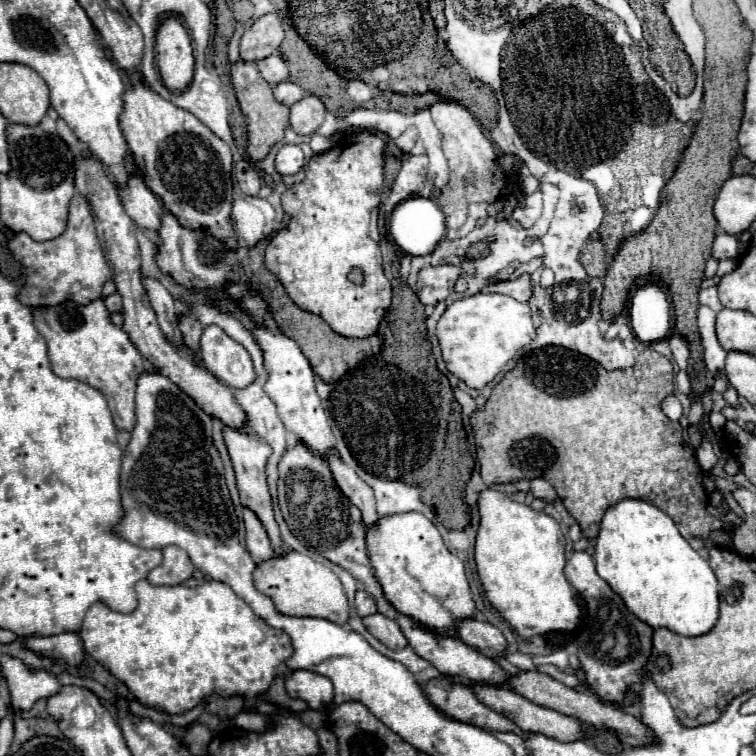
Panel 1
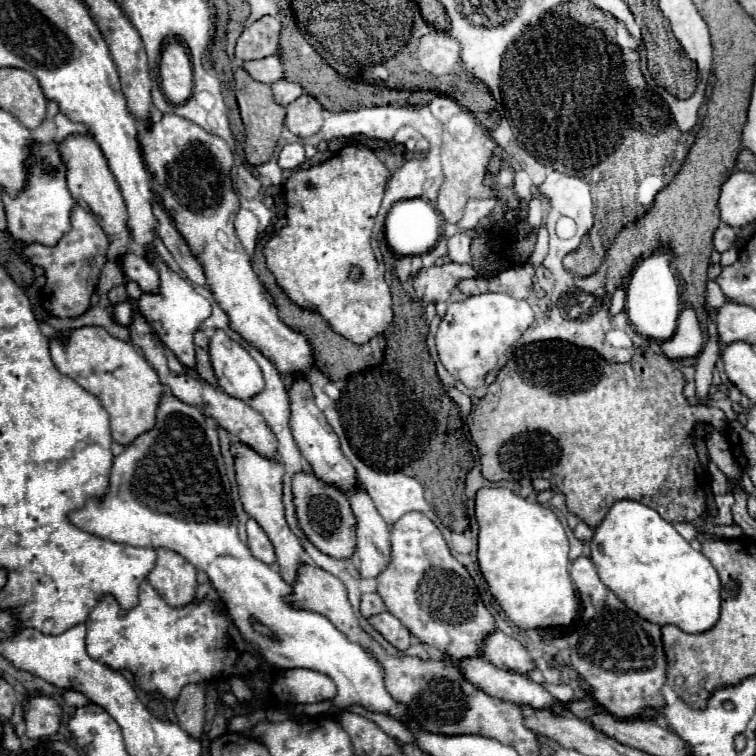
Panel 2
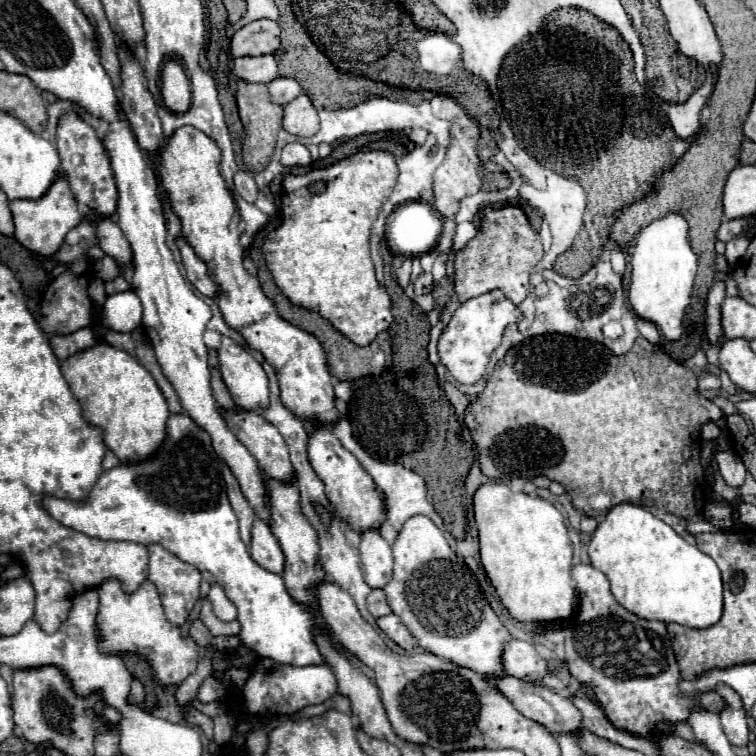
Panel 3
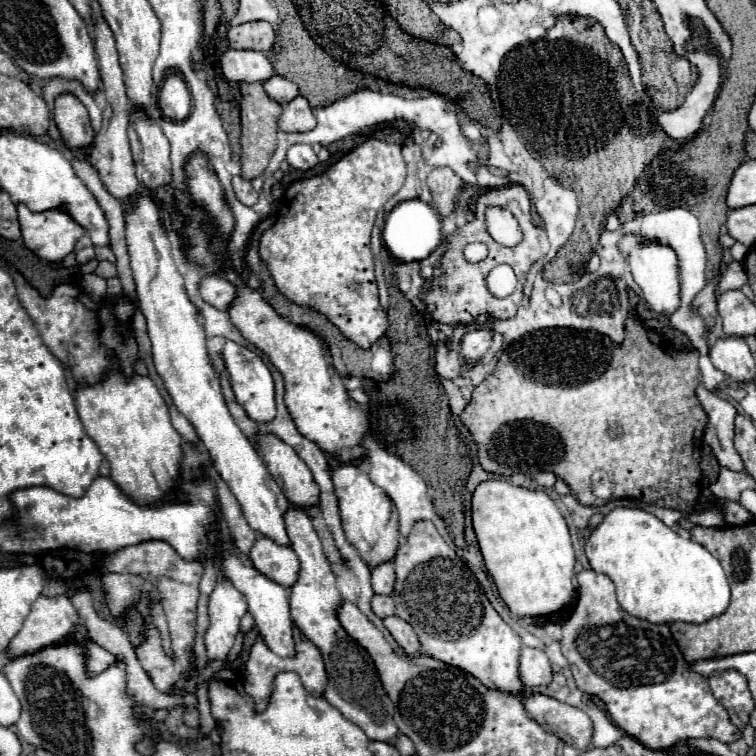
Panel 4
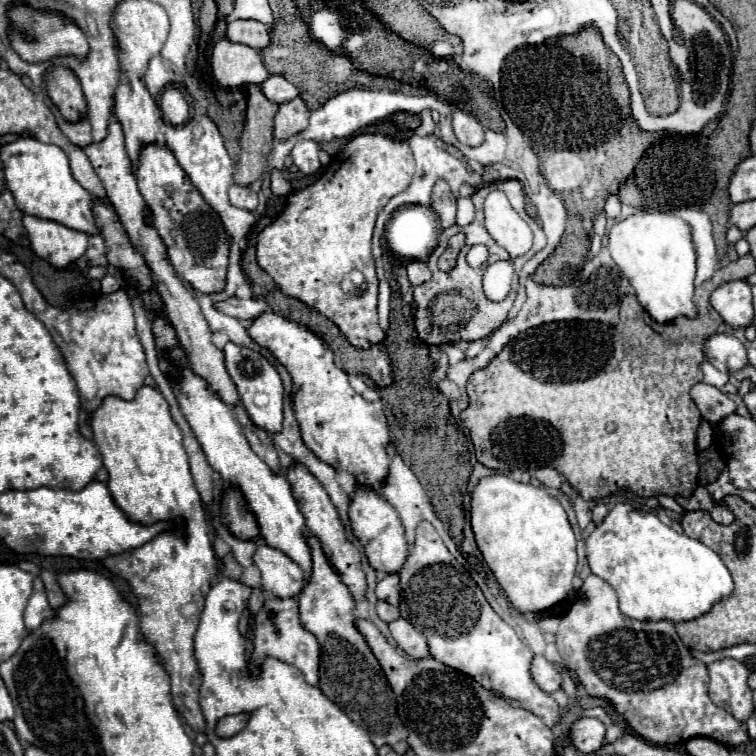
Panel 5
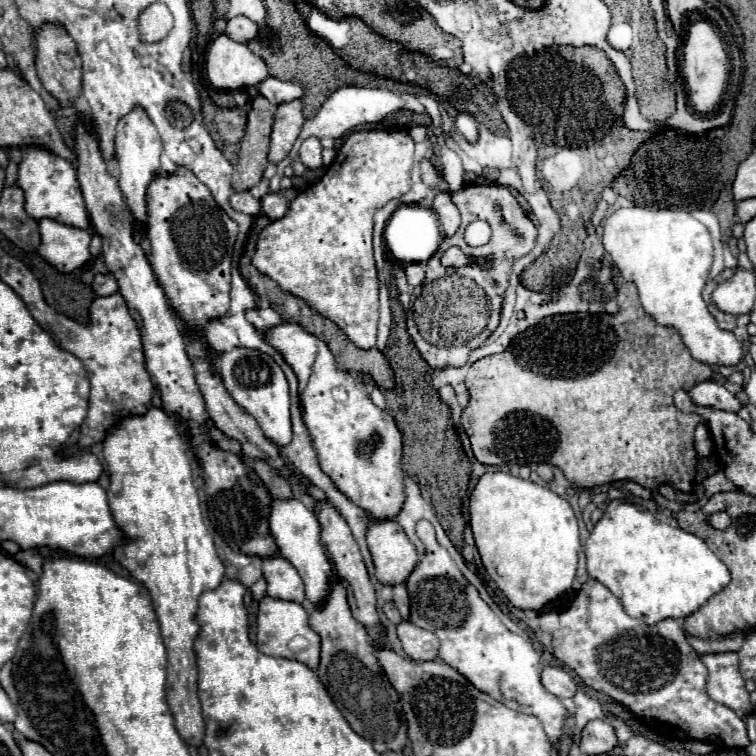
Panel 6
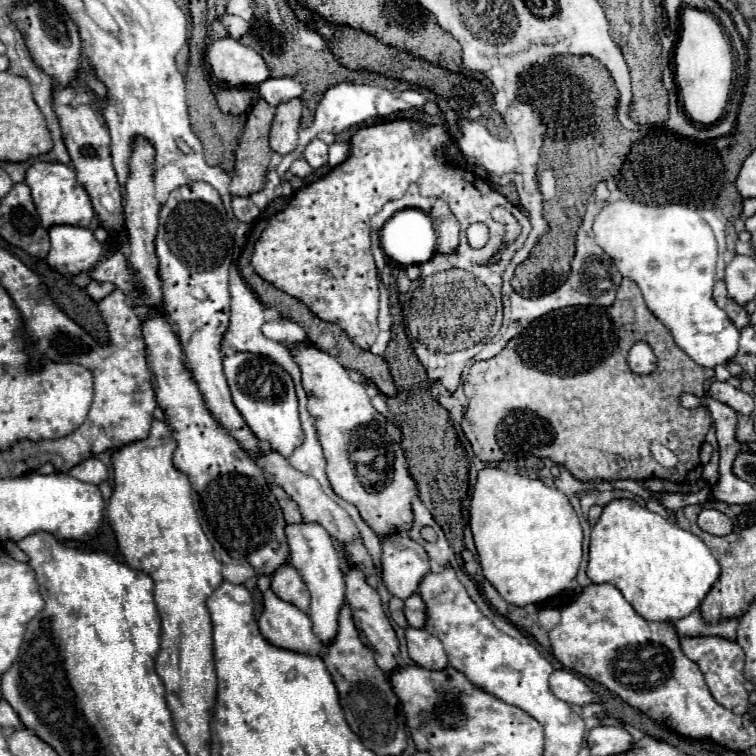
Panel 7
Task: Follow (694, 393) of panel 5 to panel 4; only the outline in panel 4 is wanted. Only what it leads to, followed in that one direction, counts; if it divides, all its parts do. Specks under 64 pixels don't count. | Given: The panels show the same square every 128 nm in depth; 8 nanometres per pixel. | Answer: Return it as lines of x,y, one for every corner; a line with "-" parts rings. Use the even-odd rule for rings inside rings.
704,386
696,388
696,396
698,396
704,412
708,414
704,442
710,444
720,466
740,472
744,468
744,464
734,448
734,418
736,418
734,404
720,398
718,394
706,390

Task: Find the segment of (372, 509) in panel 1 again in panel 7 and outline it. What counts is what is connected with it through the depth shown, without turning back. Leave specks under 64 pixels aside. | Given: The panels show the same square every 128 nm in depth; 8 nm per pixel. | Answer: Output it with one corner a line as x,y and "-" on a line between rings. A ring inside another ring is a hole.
412,594
404,602
404,614
406,614
406,620
412,628
424,628
426,612
424,612
424,600
420,594

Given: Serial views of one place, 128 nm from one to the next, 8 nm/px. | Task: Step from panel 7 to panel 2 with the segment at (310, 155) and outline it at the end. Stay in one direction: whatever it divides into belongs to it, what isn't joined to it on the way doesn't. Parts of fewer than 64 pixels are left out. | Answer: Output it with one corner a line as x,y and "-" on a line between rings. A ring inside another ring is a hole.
286,144
278,156
278,166
282,170
296,170
304,164
306,156
304,156
304,146
302,144

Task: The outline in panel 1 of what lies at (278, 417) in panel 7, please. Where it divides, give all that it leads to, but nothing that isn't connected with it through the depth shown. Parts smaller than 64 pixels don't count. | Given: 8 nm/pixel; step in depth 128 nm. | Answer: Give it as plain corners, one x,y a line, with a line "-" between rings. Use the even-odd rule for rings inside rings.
206,326
200,338
200,350
204,368
230,388
246,388
256,380
250,354
222,328

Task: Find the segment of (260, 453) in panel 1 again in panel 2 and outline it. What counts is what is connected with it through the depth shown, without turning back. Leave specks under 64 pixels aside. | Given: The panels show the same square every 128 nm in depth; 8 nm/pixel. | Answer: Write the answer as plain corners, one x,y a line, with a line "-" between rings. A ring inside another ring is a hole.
232,444
232,454
236,458
236,478
238,478
238,488
240,488
240,500
248,516
252,516
268,534
268,538
274,544
276,556
278,556
278,570
284,576
284,582
294,584
300,568
300,558
304,554
302,542
292,534
292,530
286,524
284,518
284,502
282,502
282,478
284,478
284,468
278,460
268,460
260,454
256,454
252,448
246,444

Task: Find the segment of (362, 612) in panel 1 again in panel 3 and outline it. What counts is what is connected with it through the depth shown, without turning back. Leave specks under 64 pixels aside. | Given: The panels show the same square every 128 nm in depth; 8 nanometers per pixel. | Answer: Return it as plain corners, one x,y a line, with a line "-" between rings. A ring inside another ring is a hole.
372,590
370,596
368,596
368,610
374,618
380,618
380,616
386,616
390,614
390,606
388,606
388,600
384,596
384,590

